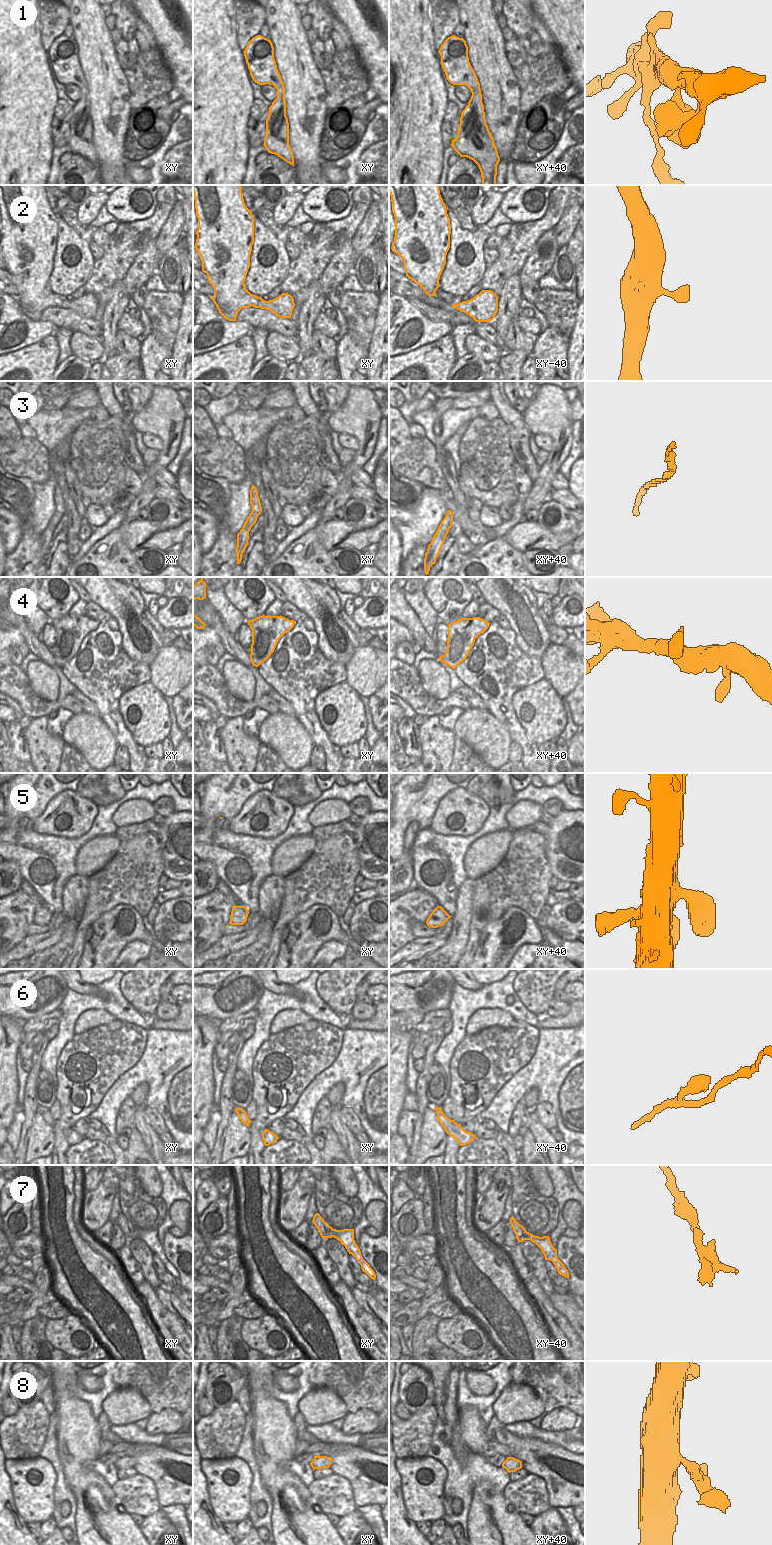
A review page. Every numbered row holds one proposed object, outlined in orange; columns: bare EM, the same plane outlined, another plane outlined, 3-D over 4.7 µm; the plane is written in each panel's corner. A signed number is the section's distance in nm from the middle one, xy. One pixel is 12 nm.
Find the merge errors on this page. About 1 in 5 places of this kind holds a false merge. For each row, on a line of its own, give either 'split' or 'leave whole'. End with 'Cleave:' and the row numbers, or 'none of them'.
1: leave whole
2: leave whole
3: leave whole
4: leave whole
5: leave whole
6: leave whole
7: split
8: leave whole
Cleave: 7

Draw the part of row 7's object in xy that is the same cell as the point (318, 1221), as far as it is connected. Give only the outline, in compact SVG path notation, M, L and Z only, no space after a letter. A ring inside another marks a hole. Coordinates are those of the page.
M316 1213L314 1215L312 1222L317 1229L319 1229L321 1226L324 1226L325 1229L329 1232L336 1230L336 1229L333 1229L327 1222L325 1222L319 1213Z

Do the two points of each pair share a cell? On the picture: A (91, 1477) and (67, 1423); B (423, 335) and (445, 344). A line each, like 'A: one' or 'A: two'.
A: one
B: two

